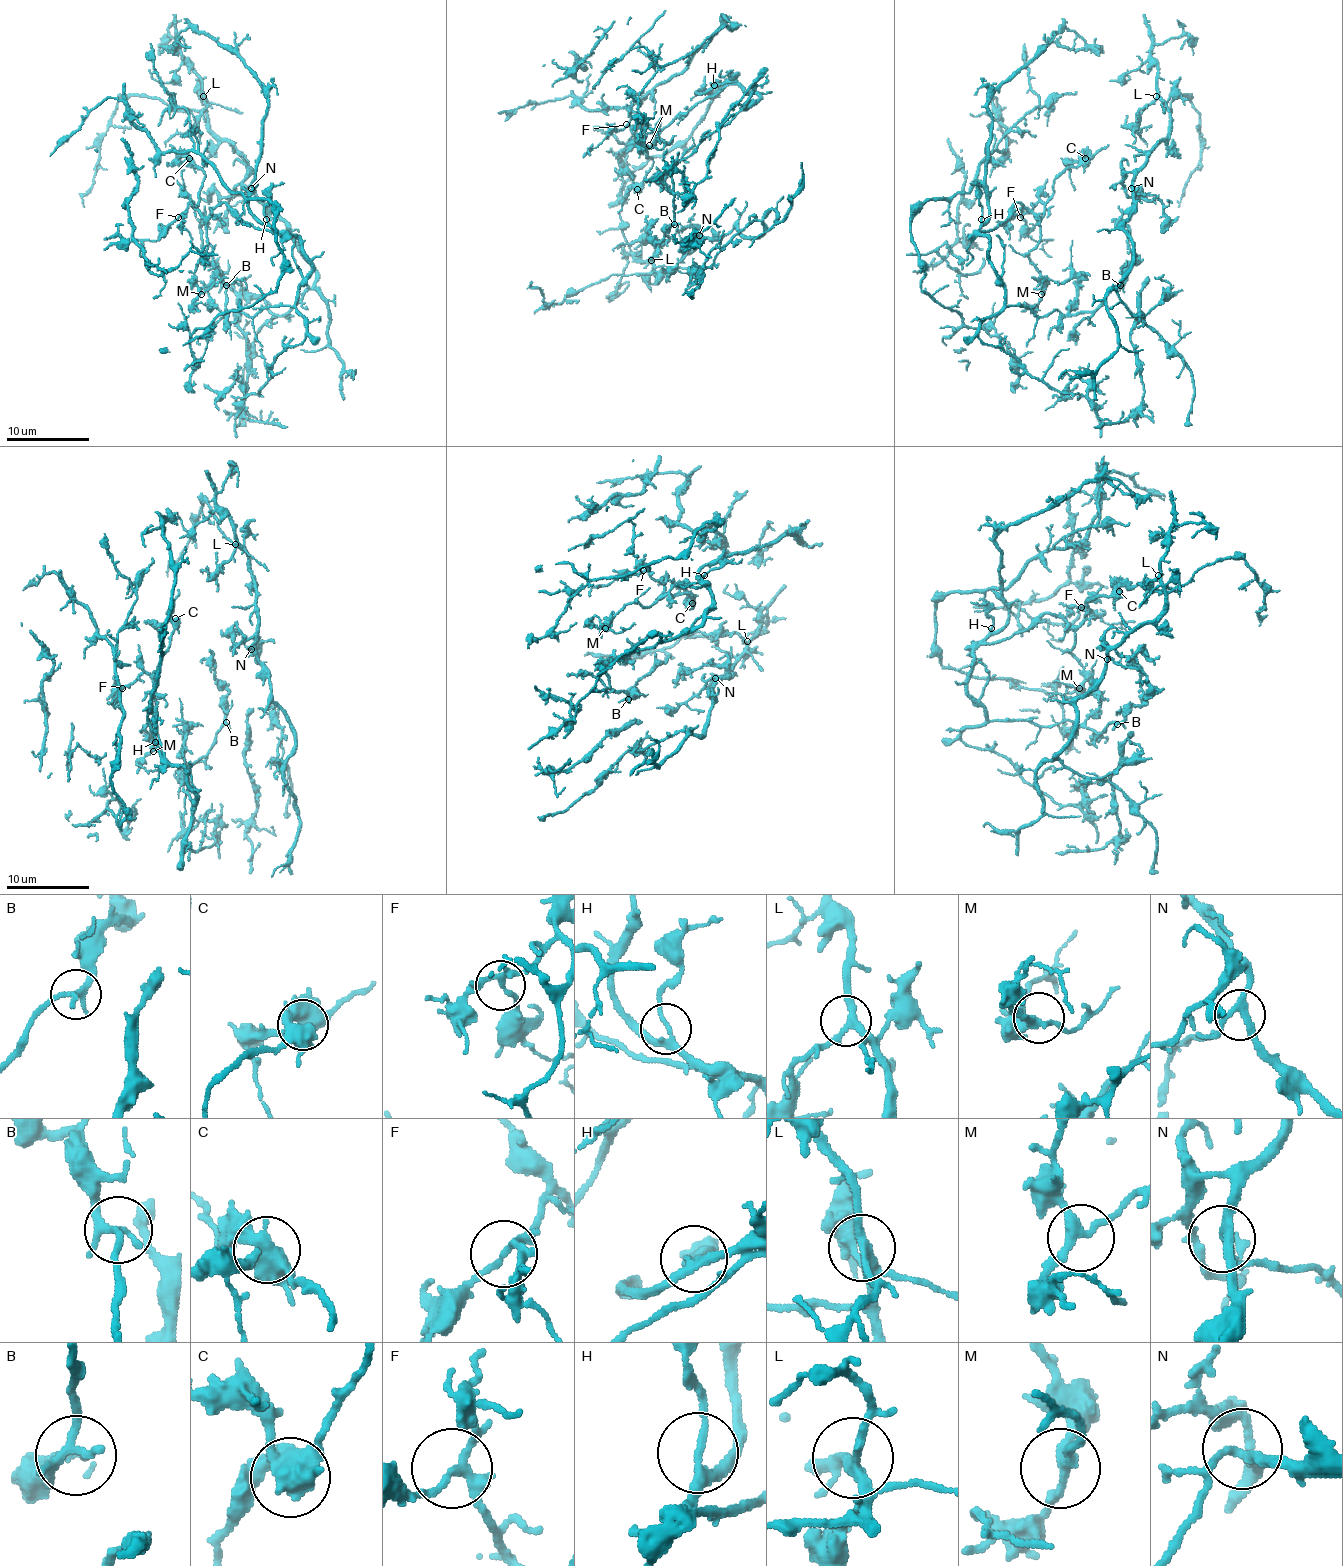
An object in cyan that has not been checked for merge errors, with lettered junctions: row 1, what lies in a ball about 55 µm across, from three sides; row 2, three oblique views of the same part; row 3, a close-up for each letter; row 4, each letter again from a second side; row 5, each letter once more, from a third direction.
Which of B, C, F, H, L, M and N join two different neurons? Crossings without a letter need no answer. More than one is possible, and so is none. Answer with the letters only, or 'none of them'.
none of them

